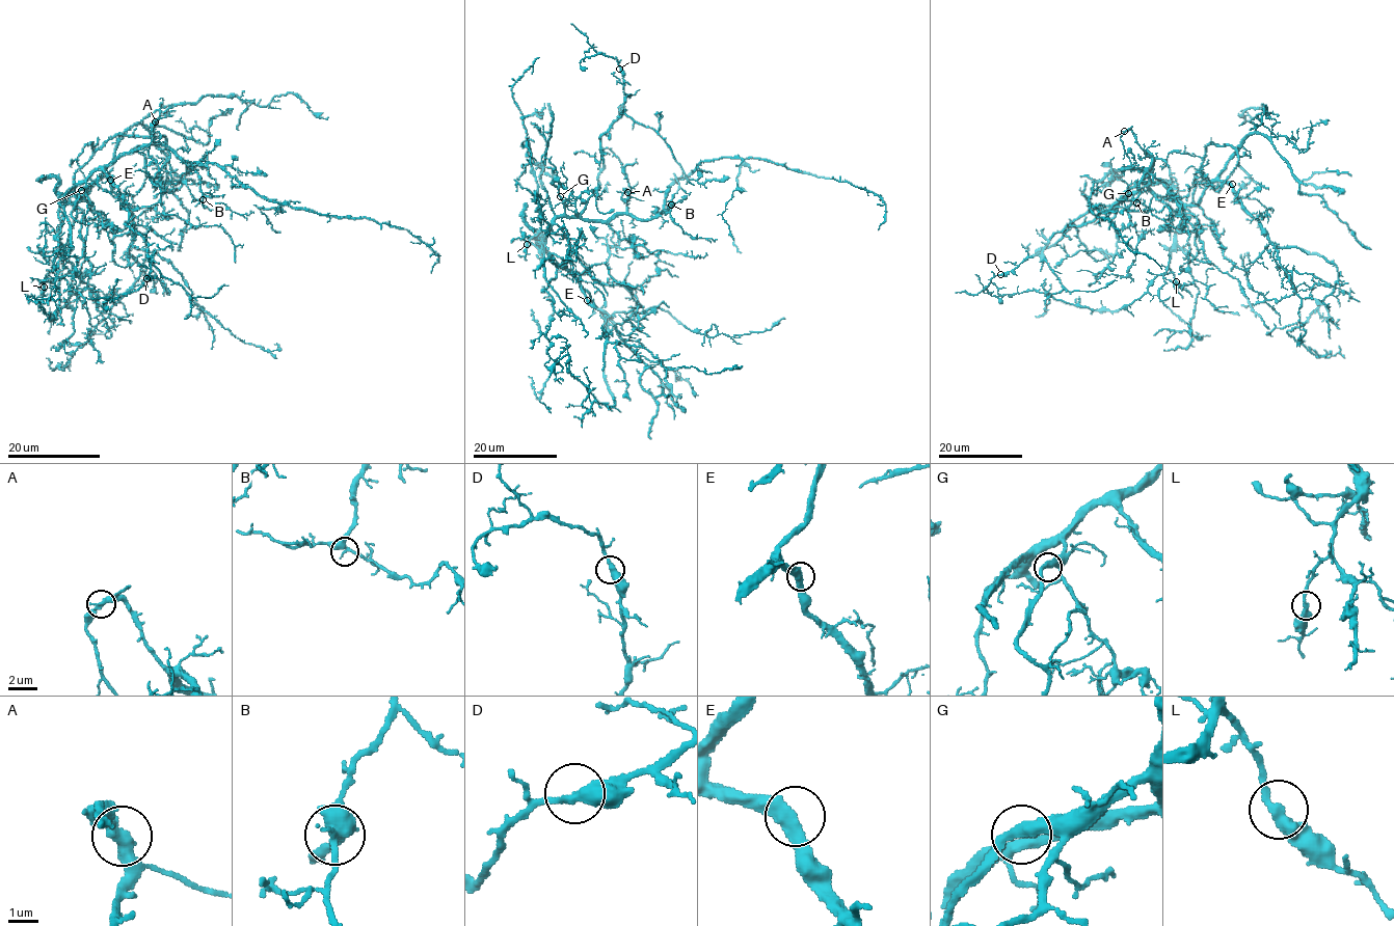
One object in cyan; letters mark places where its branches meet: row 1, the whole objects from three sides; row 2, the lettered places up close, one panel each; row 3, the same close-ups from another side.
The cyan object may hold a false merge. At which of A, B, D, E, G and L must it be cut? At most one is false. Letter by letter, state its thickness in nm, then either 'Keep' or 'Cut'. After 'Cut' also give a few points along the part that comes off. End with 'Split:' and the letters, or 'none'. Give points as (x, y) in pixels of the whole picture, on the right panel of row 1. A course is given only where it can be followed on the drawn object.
A: Thickness 360 nm. Keep
B: Thickness 360 nm. Keep
D: Thickness 340 nm. Keep
E: Thickness 360 nm. Keep
G: Thickness 360 nm. Keep
L: Thickness 360 nm. Keep
Split: none

